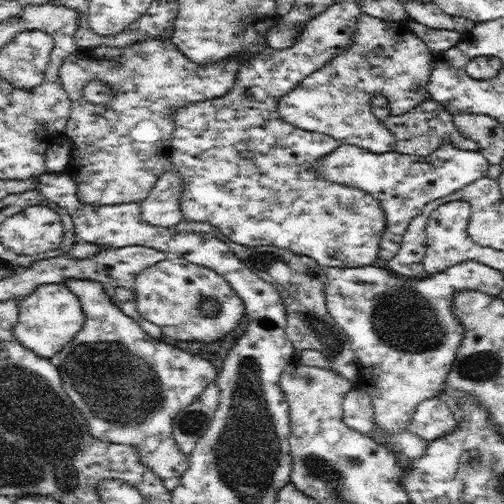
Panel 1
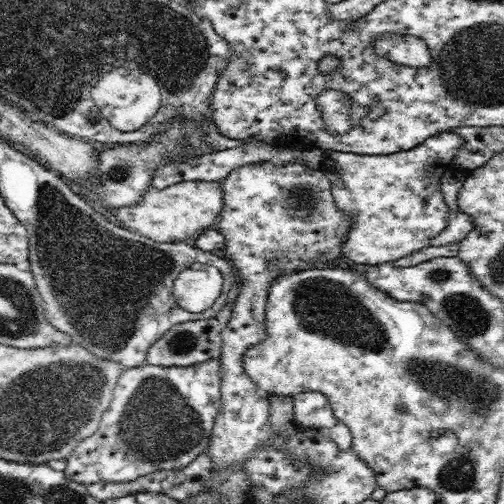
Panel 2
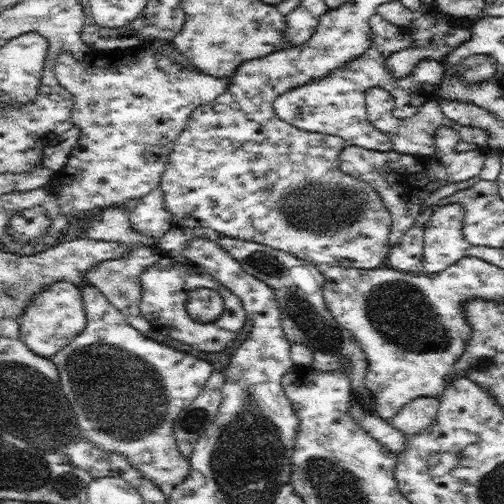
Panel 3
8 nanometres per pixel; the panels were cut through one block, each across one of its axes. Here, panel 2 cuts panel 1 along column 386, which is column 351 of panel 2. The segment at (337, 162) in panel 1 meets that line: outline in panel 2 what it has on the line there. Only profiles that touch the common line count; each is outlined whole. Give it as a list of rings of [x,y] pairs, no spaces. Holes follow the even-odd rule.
[[[440,132],[432,138],[426,138],[420,146],[412,150],[402,150],[390,156],[378,154],[352,154],[352,152],[324,152],[320,170],[328,174],[332,180],[332,194],[336,206],[352,220],[348,234],[344,236],[342,256],[356,262],[356,266],[380,266],[392,264],[400,258],[416,254],[418,250],[430,246],[432,238],[438,238],[448,226],[450,210],[444,202],[444,194],[440,188],[440,180],[444,172],[452,166],[458,150],[464,146],[464,138],[456,132]]]

